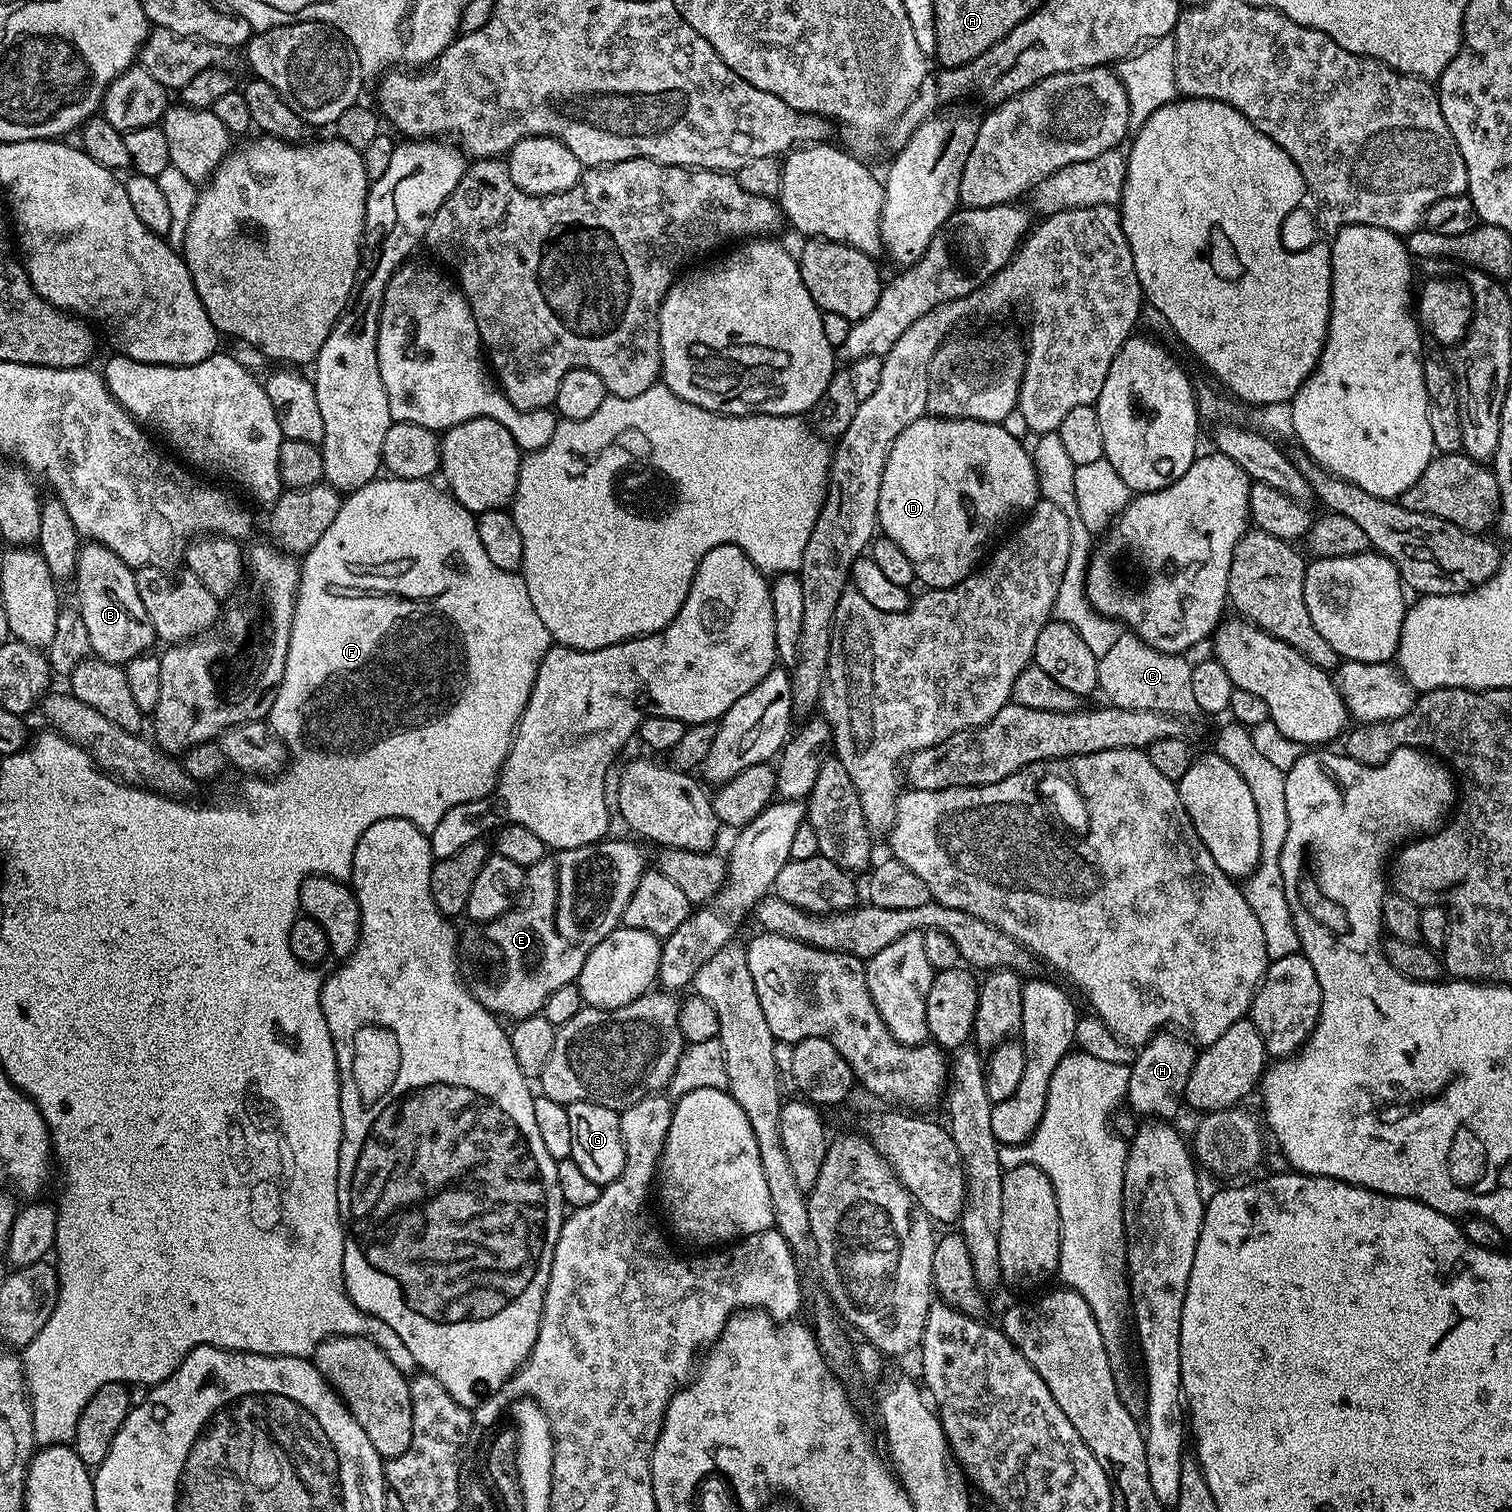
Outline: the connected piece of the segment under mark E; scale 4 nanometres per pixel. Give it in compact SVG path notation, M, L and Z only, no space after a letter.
M605 838L598 844L581 848L561 848L555 854L545 854L533 868L527 869L523 893L512 909L483 925L484 936L488 939L488 956L492 960L480 964L480 944L476 940L469 942L468 957L462 960L462 972L473 996L486 1006L488 1012L500 1018L509 1016L512 1022L537 1015L554 990L579 977L590 950L621 927L626 902L630 902L646 865L638 845L628 840L612 839Z

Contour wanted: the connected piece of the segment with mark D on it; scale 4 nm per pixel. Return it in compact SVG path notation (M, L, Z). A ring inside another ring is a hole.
M925 414L920 417L919 420L910 422L910 426L906 426L906 430L902 430L902 434L898 434L898 438L894 438L894 446L890 446L890 454L886 458L886 470L882 470L882 490L878 494L878 514L876 519L878 521L878 528L883 535L890 538L890 542L896 543L898 547L906 553L906 558L910 558L910 566L914 566L914 574L916 575L916 580L919 583L924 583L923 587L928 590L935 590L937 588L949 588L954 586L958 582L962 582L971 574L971 572L981 563L982 557L985 555L984 547L992 540L992 535L1007 522L1011 516L1019 517L1021 514L1027 513L1029 510L1036 507L1037 500L1041 499L1040 488L1039 488L1039 478L1036 476L1036 466L1032 461L1031 451L1021 443L1021 441L1015 440L1013 436L1005 430L1003 424L991 424L990 422L978 422L977 420L946 420L938 416L933 416L931 414Z

